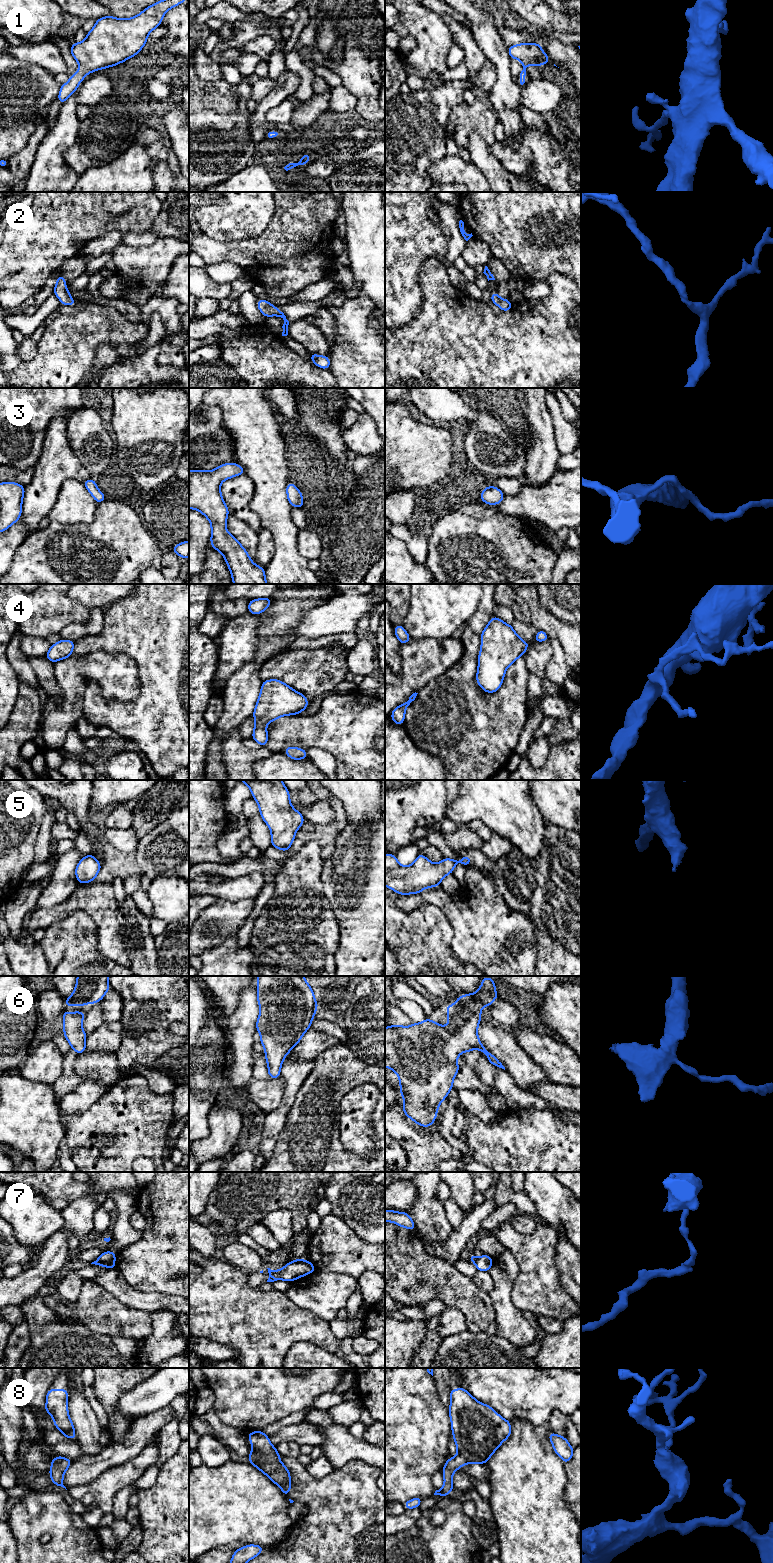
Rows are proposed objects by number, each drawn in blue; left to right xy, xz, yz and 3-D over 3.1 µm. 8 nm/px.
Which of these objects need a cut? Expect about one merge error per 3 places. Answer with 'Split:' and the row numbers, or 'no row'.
Split: 7

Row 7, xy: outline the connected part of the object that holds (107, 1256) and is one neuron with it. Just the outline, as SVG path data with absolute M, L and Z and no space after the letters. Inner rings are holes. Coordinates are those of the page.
M106 1251L103 1252L99 1258L96 1259L96 1261L99 1262L109 1262L109 1261L114 1261L116 1258L117 1254L113 1253L112 1251Z

